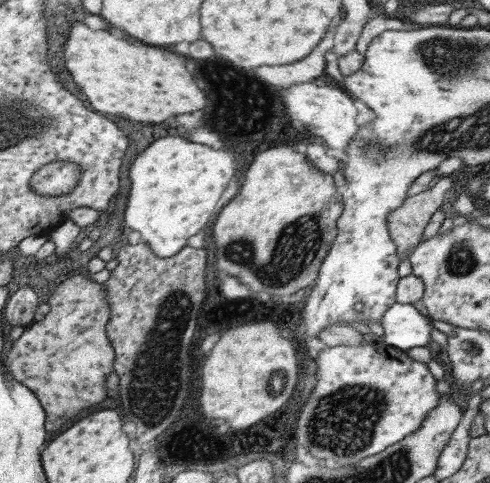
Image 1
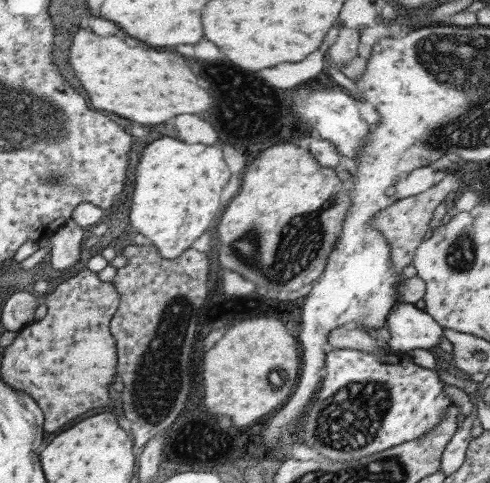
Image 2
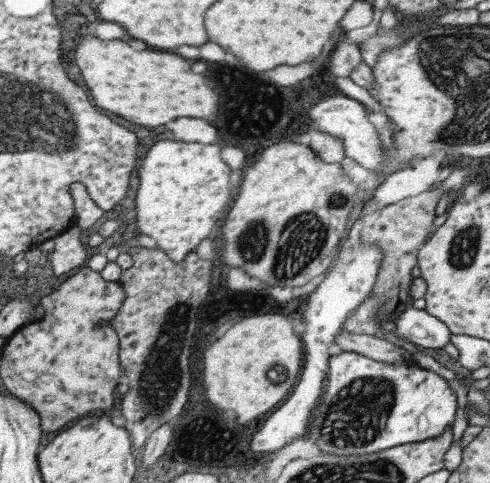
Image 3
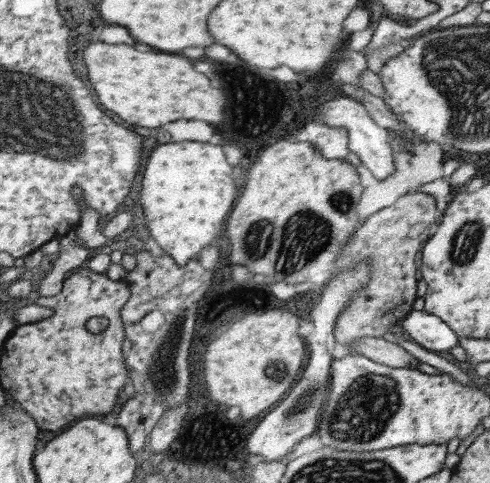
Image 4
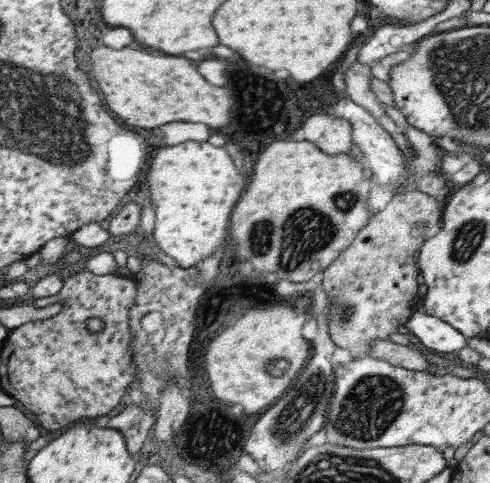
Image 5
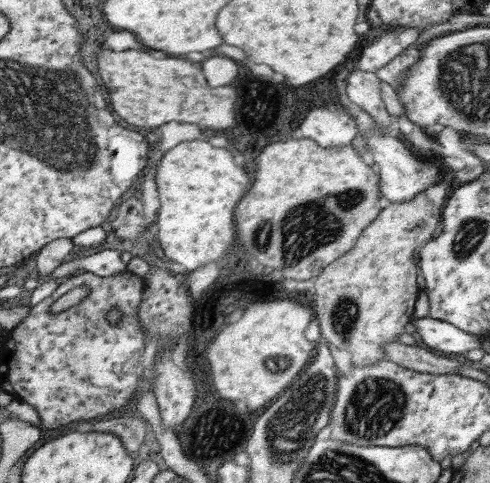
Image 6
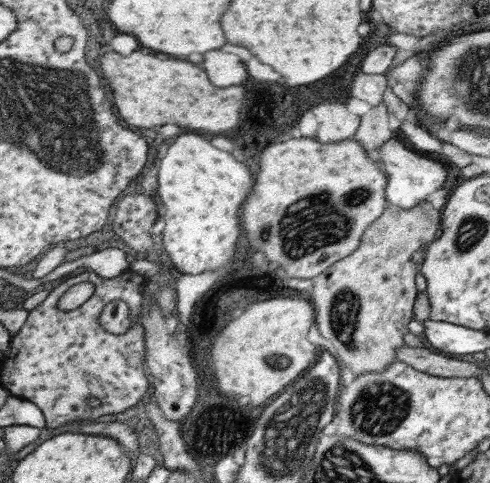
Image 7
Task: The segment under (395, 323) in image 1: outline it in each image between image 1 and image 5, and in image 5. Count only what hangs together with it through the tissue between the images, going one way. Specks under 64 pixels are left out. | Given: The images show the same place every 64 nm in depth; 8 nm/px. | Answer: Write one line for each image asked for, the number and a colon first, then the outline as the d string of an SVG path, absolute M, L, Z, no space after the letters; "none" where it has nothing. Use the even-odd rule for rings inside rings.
2: M395 304L389 310L387 330L387 346L391 352L403 354L409 350L435 348L443 336L443 328L425 310L417 310L413 304Z
3: M411 304L395 318L395 334L419 350L441 350L449 344L449 328L425 310L415 310Z
4: M411 310L399 326L407 336L427 352L447 352L459 346L459 336L437 316Z
5: M413 312L409 320L403 324L427 350L433 352L459 352L461 348L467 348L467 338L457 332L447 322L427 316L421 312Z

